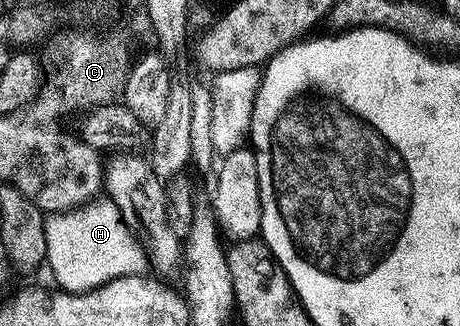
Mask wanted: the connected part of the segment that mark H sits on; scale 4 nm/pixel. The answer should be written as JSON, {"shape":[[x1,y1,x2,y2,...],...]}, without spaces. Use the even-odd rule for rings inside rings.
{"shape":[[90,199,73,209,61,213,50,213,45,218,45,234,47,235,47,269,53,272,60,288,67,293,86,293,88,289,98,289,103,283,114,281,117,277,141,275,150,268,145,246,138,234,127,227,127,223,119,215,119,207,108,199]]}

